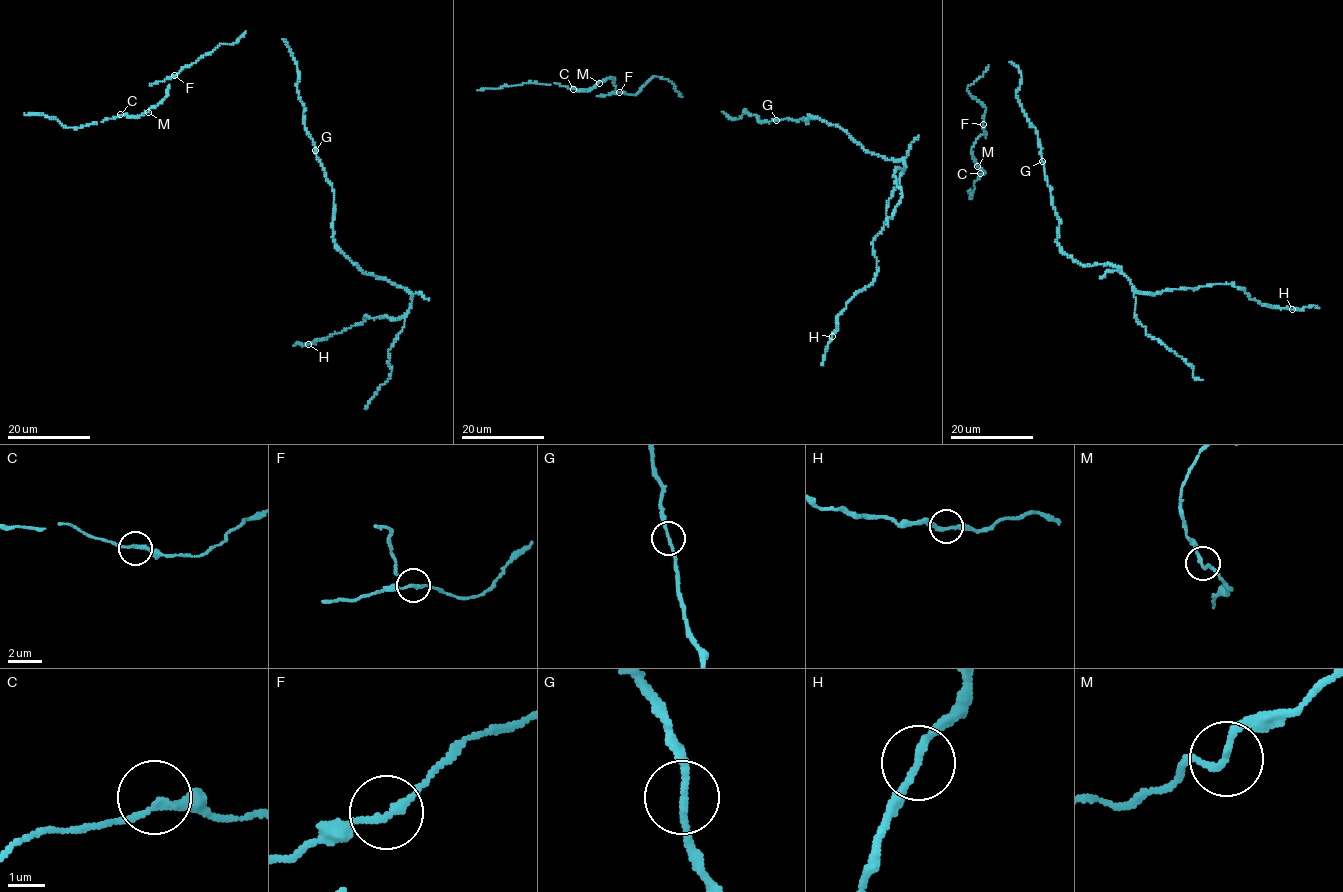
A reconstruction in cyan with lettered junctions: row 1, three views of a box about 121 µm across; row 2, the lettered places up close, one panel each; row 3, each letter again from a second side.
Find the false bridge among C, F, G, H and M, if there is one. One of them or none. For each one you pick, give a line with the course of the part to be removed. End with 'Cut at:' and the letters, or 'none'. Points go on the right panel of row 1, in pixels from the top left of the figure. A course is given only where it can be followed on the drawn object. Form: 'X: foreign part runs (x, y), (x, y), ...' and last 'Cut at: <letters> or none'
F: foreign part runs (983, 123), (986, 137)
Cut at: F

